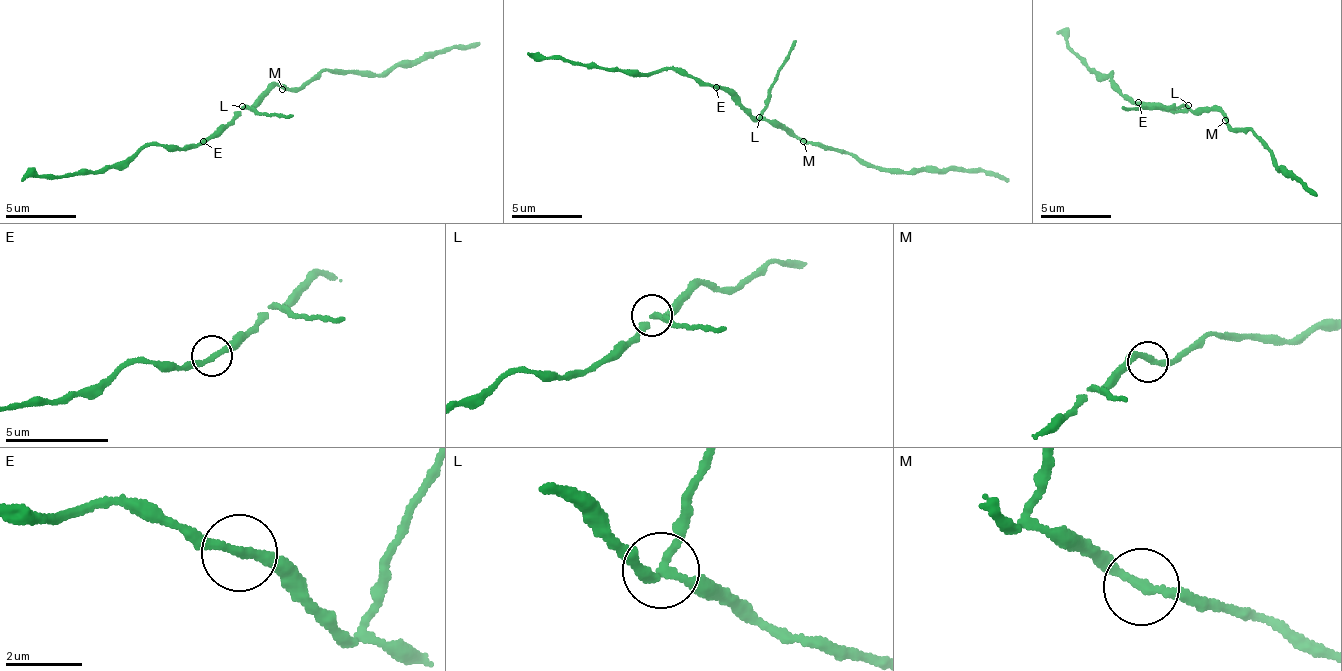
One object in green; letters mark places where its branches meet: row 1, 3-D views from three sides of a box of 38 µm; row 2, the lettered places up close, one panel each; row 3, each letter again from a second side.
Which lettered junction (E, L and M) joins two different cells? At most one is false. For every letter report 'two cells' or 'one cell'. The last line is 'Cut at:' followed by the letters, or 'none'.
E: one cell
L: two cells
M: one cell
Cut at: L

